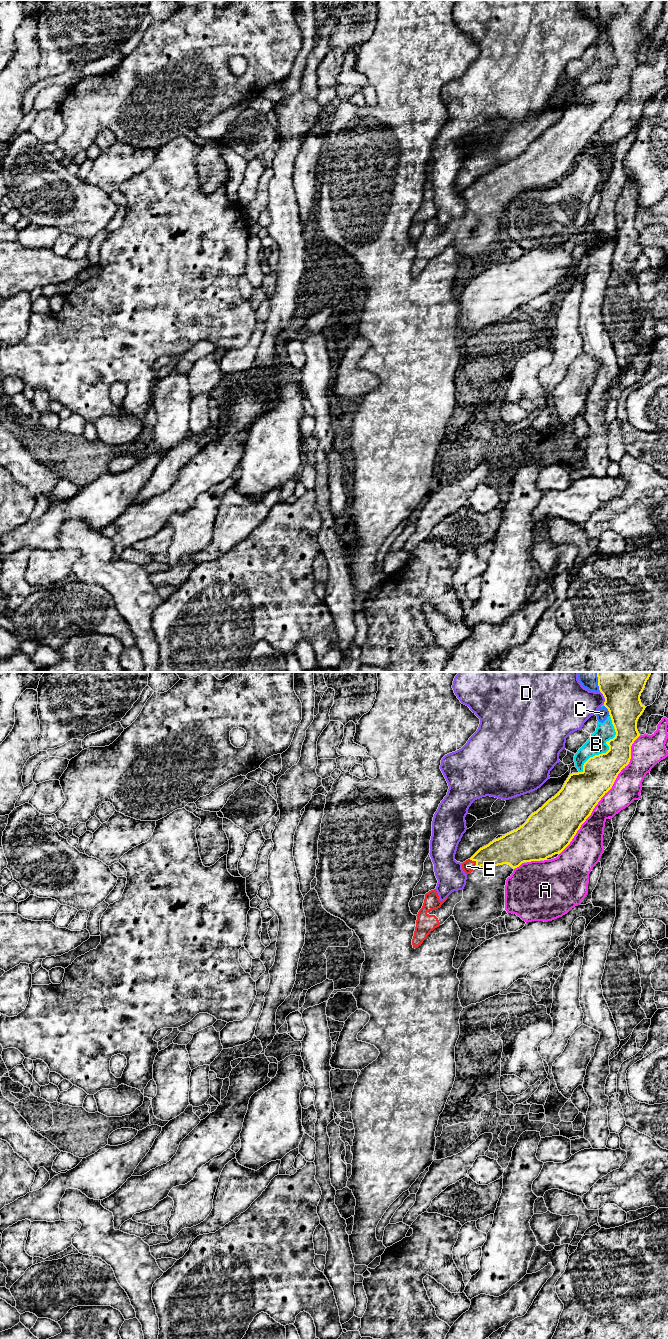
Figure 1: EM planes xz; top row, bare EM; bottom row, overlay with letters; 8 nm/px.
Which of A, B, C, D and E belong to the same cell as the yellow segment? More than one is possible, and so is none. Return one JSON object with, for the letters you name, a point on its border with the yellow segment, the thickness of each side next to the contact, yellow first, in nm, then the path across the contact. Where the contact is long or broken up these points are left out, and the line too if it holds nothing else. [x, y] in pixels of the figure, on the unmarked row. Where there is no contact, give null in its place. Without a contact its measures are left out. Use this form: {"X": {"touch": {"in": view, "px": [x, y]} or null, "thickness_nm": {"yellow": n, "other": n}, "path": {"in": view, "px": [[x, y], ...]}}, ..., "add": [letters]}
{"E": {"touch": {"in": "xz", "px": [476, 191]}, "thickness_nm": {"yellow": 220, "other": 90}, "path": {"in": "xz", "px": [[504, 178], [484, 184], [476, 191], [467, 194]]}}, "add": ["E"]}

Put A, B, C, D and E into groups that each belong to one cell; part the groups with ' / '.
A / B C / D / E

